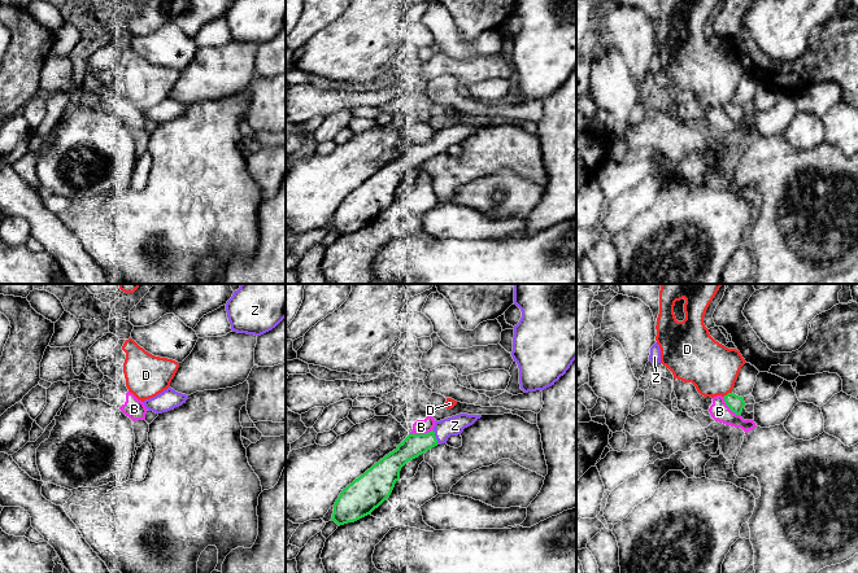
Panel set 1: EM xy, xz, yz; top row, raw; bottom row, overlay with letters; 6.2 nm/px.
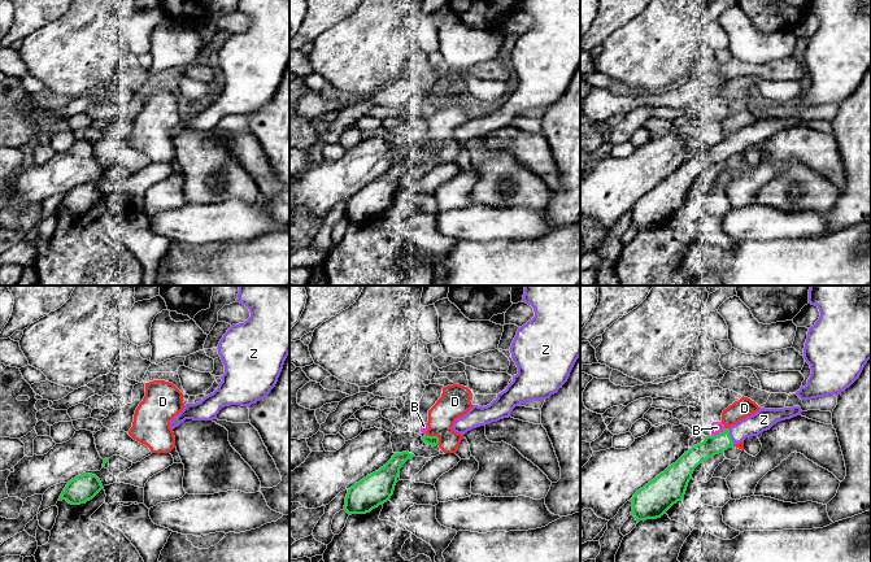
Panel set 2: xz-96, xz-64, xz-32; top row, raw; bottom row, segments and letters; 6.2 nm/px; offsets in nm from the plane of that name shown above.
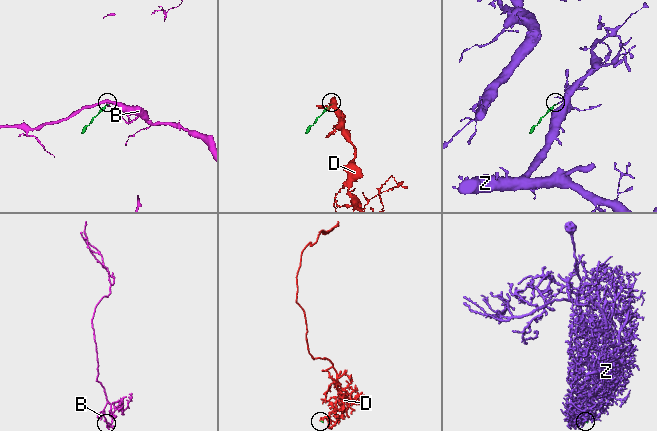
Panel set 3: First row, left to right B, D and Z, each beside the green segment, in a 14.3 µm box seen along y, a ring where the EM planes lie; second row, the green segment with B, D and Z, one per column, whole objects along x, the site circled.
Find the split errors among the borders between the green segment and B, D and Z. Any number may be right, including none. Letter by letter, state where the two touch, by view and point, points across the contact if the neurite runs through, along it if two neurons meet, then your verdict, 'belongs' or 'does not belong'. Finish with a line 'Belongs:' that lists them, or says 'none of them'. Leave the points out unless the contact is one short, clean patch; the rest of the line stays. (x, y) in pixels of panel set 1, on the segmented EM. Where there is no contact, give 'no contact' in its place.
B: contact yz (730, 409); does not belong
D: contact yz (728, 393); border yz (731, 392), (723, 396); does not belong
Z: contact xz (435, 437); way xz (414, 445), (435, 437), (445, 428), (454, 425); belongs
Belongs: Z

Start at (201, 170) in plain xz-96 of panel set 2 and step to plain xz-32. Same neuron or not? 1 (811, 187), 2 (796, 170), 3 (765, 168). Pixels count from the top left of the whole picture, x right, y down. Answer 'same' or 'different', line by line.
1: same
2: same
3: different

